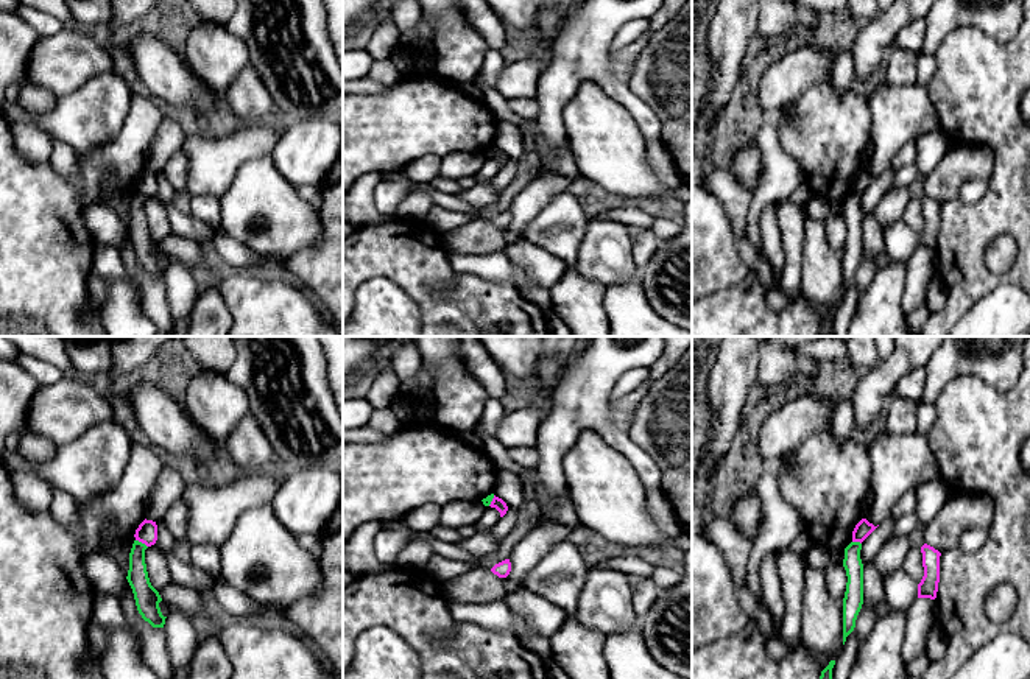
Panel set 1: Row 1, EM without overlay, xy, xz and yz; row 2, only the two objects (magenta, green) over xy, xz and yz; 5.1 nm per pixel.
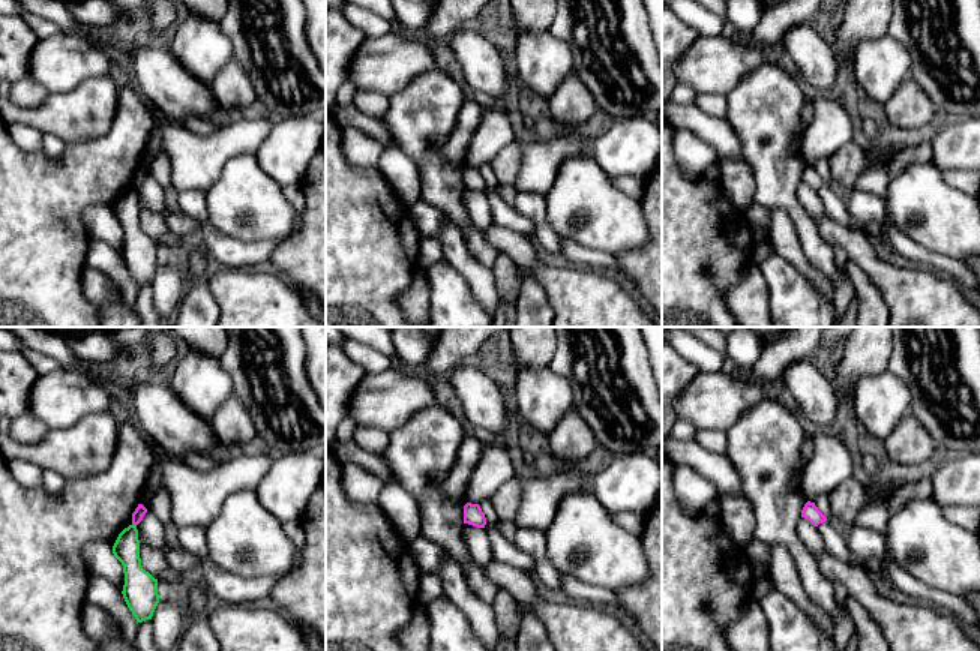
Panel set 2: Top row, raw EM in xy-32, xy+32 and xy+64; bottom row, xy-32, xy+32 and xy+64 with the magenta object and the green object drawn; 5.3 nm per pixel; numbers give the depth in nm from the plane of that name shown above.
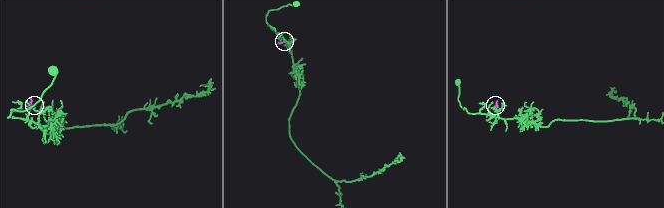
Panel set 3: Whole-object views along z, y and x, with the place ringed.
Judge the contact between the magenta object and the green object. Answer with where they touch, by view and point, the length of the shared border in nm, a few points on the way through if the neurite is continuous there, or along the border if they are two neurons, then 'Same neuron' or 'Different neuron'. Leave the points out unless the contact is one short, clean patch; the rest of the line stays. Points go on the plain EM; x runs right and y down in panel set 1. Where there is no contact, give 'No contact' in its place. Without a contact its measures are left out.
Touches magenta at xy (142, 193). Shared border 80 nm. Boundary: xy (136, 190), (147, 198). Different neuron

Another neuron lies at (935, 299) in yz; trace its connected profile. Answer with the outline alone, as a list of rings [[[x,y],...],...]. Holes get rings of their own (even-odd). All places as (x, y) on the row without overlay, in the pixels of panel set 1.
[[[937,274],[927,290],[927,297],[926,297],[926,304],[930,313],[938,311],[940,308],[943,308],[944,302],[946,302],[946,287],[941,280],[941,277]]]

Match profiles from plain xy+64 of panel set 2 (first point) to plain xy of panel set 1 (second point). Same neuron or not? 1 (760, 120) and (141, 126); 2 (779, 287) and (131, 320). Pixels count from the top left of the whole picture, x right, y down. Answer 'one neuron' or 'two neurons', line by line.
1: two neurons
2: one neuron

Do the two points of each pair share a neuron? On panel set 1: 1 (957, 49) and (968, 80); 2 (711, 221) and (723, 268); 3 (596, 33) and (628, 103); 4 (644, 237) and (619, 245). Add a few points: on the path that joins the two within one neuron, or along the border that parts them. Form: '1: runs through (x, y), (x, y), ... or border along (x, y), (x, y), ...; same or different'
1: runs through (965, 56), (968, 59), (968, 72); same
2: runs through (711, 232), (712, 257); same
3: runs through (596, 50), (596, 67), (614, 86); same
4: border along (631, 229), (631, 259), (639, 268); different

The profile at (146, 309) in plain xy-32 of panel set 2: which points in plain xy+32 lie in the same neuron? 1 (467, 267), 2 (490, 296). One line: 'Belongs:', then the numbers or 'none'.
Belongs: 1, 2

